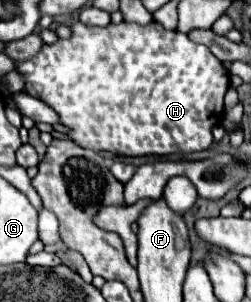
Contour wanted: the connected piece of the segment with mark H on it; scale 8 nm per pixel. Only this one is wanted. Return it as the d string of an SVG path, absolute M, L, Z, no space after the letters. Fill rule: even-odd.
M82 22L72 24L72 38L68 40L58 40L56 44L46 44L40 54L36 54L32 60L26 62L16 62L16 70L20 70L26 76L26 92L30 96L36 96L44 100L50 108L54 108L60 114L62 124L70 128L70 138L84 148L90 148L94 152L98 150L110 150L116 154L126 154L126 156L146 156L146 154L188 154L188 152L198 152L204 150L212 144L212 126L222 122L224 114L224 94L228 90L228 72L222 66L222 62L204 46L192 42L186 34L180 34L176 30L164 30L158 22L150 22L148 26L138 26L138 24L108 24L104 28L96 26L84 26Z

